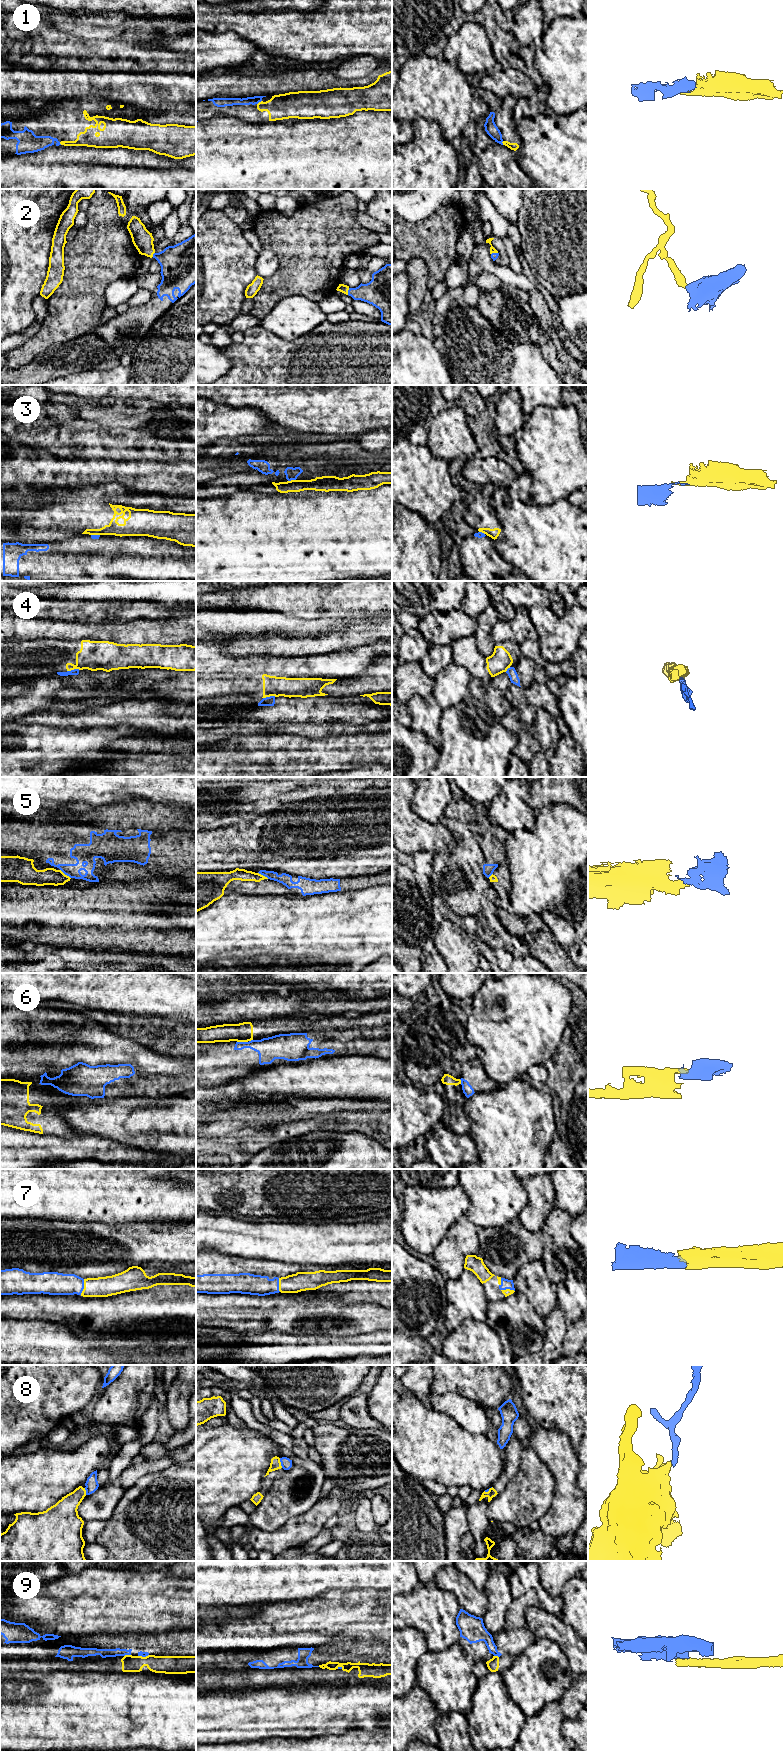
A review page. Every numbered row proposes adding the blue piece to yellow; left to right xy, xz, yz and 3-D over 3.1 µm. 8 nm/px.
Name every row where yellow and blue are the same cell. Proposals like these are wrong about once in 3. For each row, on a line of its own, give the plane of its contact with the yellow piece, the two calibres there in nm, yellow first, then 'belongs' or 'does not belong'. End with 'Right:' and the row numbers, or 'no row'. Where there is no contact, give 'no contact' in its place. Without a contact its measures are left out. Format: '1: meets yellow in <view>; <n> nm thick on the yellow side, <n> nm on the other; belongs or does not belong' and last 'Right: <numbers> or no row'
1: meets yellow in xz; 200 nm thick on the yellow side, 70 nm on the other; belongs
2: meets yellow in xz; 70 nm thick on the yellow side, 220 nm on the other; belongs
3: meets yellow in xz; 110 nm thick on the yellow side, 100 nm on the other; does not belong
4: meets yellow in xy; 240 nm thick on the yellow side, 50 nm on the other; does not belong
5: meets yellow in xy; 140 nm thick on the yellow side, 160 nm on the other; does not belong
6: meets yellow in xz; 160 nm thick on the yellow side, 190 nm on the other; does not belong
7: meets yellow in xy; 160 nm thick on the yellow side, 190 nm on the other; belongs
8: meets yellow in xz; 90 nm thick on the yellow side, 90 nm on the other; does not belong
9: meets yellow in xy; 130 nm thick on the yellow side, 70 nm on the other; does not belong
Right: 1, 2, 7

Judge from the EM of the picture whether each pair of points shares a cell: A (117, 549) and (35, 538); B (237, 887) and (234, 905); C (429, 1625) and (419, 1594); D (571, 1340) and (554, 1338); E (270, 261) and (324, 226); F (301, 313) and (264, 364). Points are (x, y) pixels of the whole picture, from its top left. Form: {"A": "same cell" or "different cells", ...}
{"A": "different cells", "B": "different cells", "C": "same cell", "D": "different cells", "E": "different cells", "F": "different cells"}

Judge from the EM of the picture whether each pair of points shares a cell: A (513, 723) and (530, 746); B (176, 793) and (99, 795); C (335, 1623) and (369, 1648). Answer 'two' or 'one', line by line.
A: one
B: one
C: two

